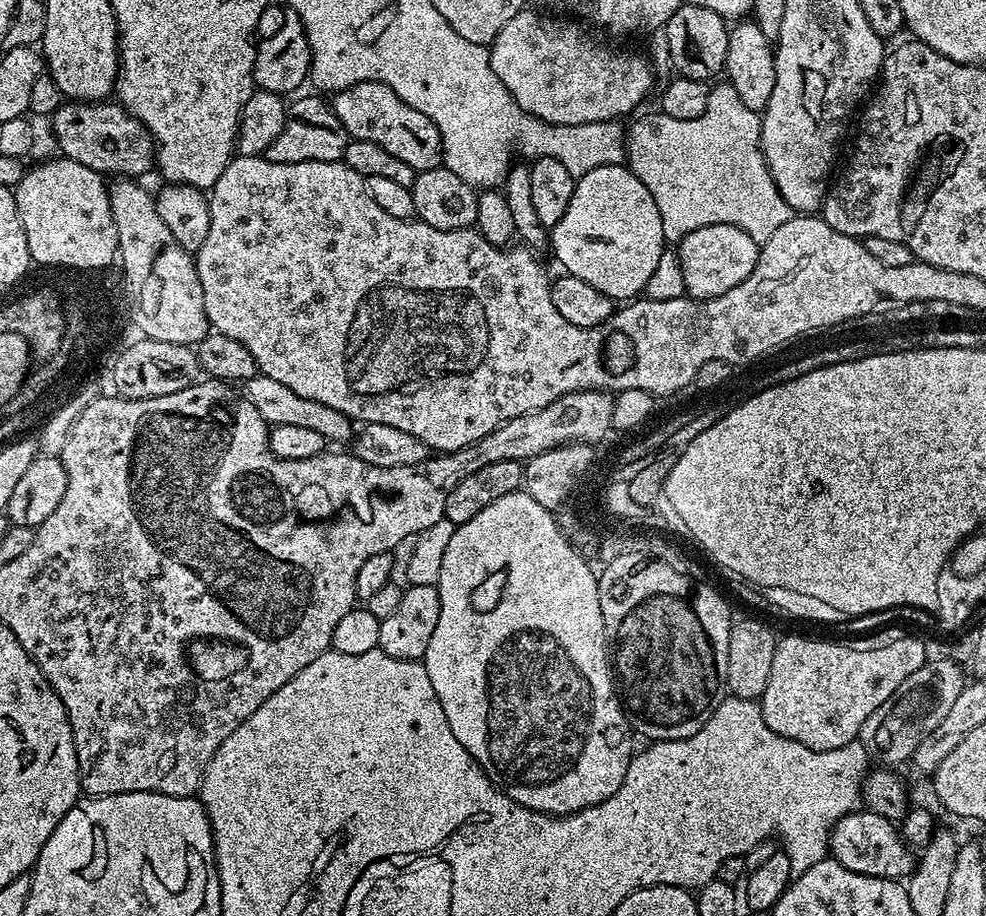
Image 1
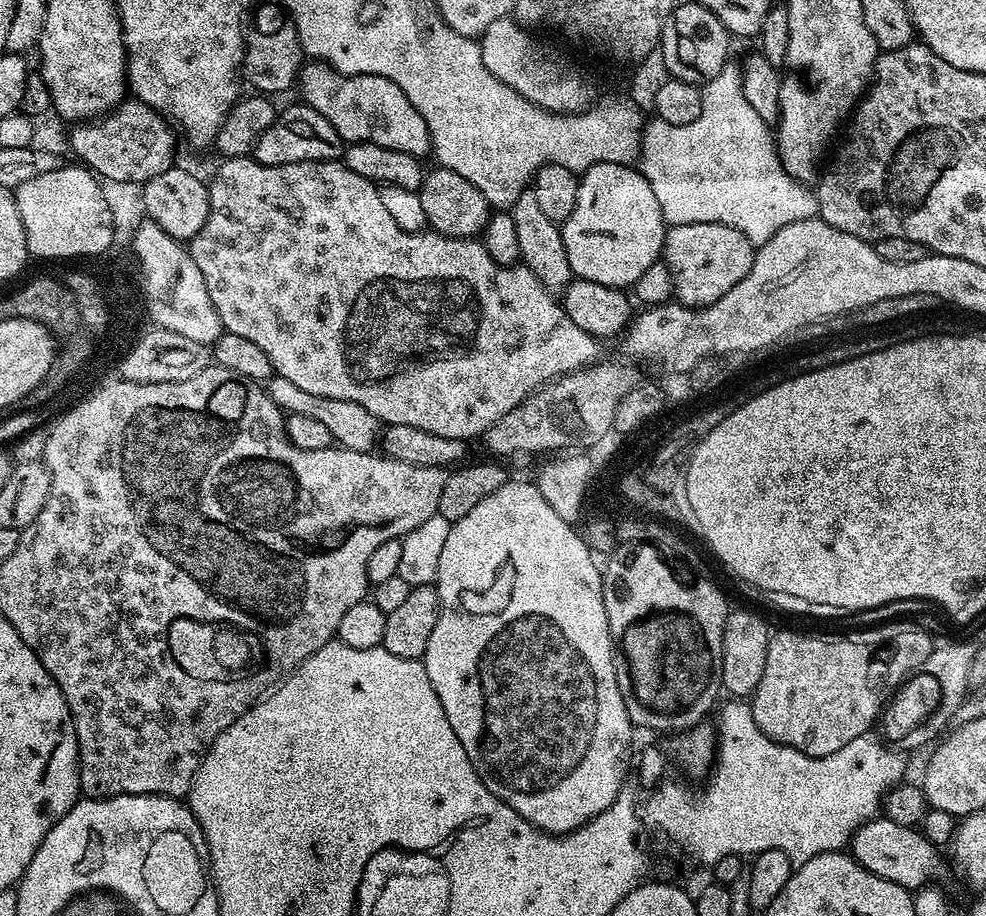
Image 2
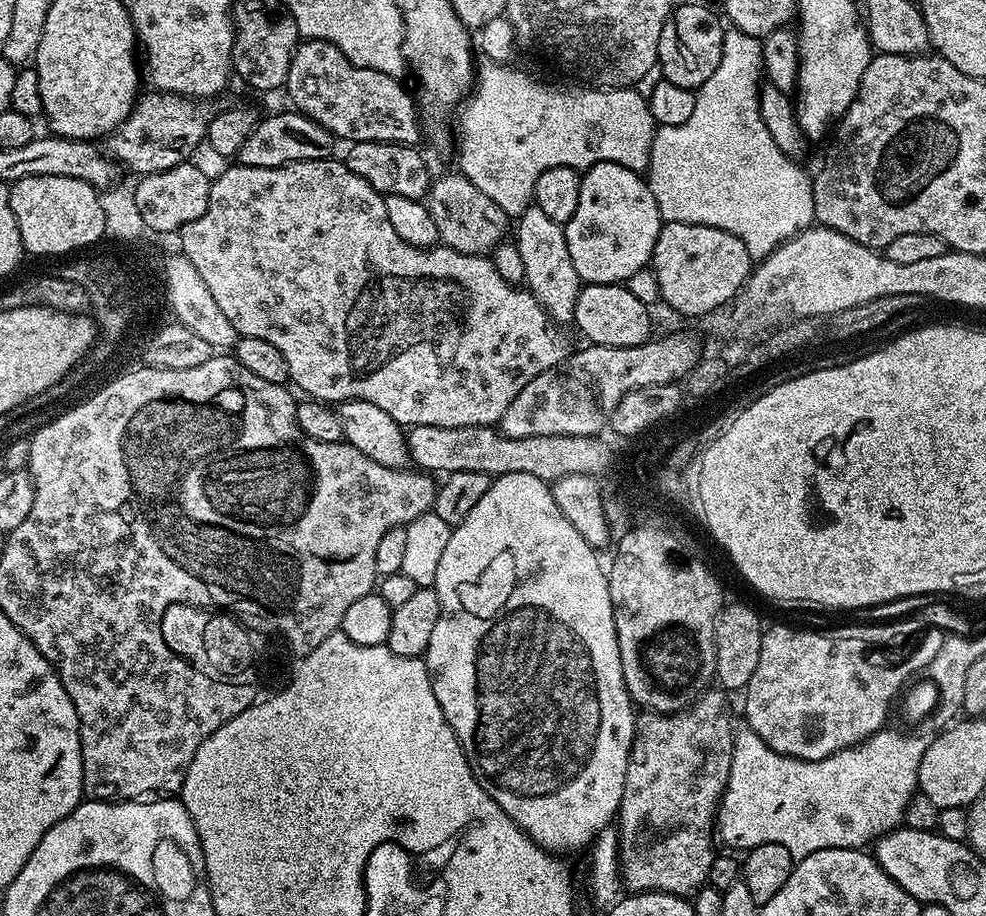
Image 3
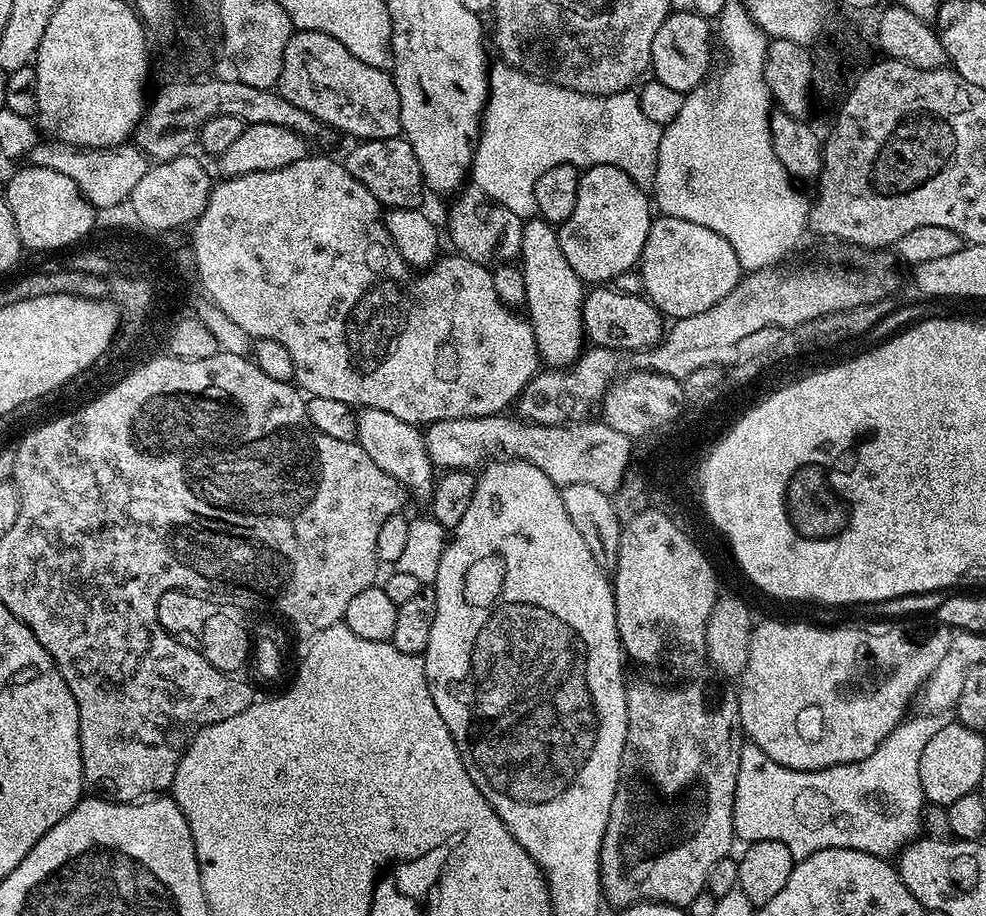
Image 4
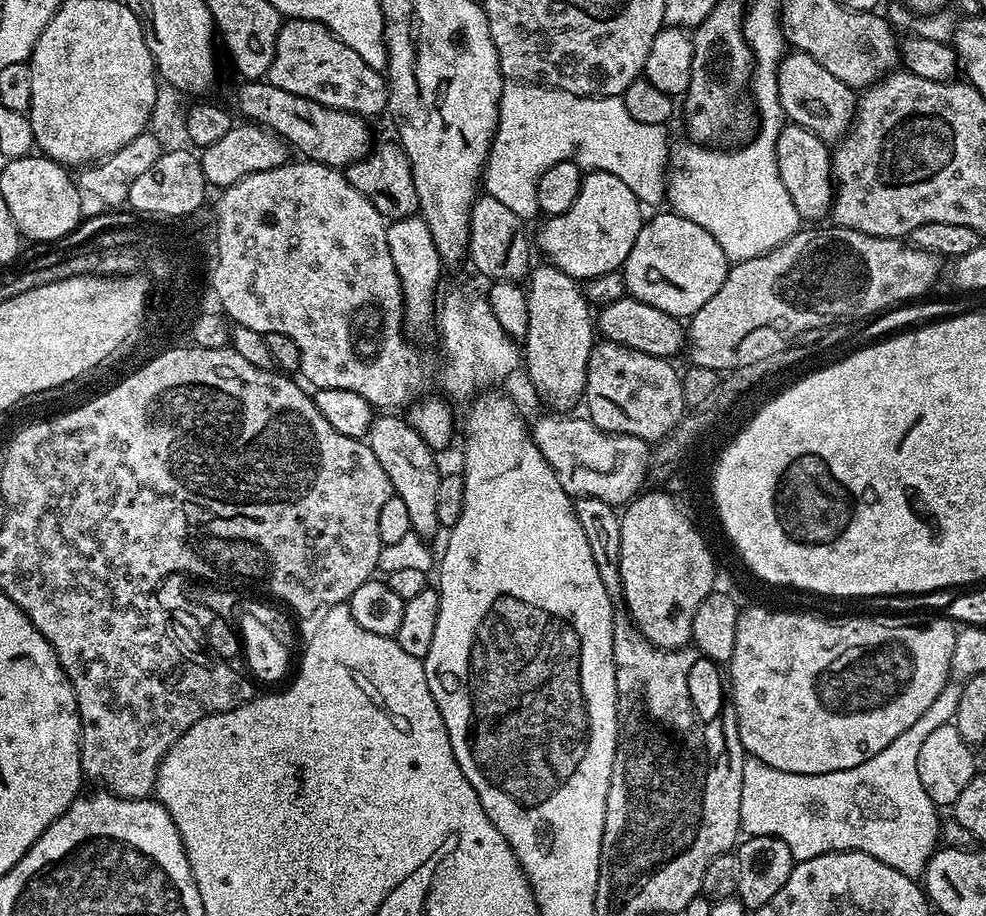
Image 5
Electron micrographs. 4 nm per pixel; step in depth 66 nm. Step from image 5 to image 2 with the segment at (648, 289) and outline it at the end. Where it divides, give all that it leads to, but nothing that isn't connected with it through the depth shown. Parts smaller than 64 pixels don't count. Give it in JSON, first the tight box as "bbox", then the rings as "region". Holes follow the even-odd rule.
{"bbox":[662,224,754,308],"region":[[[673,224],[664,233],[662,262],[670,270],[675,299],[688,308],[705,308],[726,294],[752,268],[754,245],[725,224]]]}

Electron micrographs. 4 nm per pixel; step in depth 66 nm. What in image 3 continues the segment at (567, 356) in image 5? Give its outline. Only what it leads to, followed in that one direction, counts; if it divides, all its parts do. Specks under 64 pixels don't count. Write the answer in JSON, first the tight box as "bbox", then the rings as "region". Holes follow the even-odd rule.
{"bbox":[514,202,582,325],"region":[[[533,202],[515,221],[514,242],[518,246],[518,254],[522,254],[524,284],[528,291],[548,311],[548,317],[557,325],[571,325],[574,302],[578,302],[582,281],[578,270],[574,270],[570,246],[566,246],[564,225],[554,222],[554,218],[548,217]]]}

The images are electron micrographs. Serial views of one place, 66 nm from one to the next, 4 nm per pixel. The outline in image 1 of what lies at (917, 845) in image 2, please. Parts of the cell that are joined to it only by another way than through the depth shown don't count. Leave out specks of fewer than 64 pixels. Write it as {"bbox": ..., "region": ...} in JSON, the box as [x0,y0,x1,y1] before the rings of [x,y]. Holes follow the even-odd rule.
{"bbox":[830,810,914,880],"region":[[[867,810],[848,812],[834,825],[830,856],[842,866],[846,866],[846,870],[883,880],[900,880],[907,877],[914,867],[913,849],[901,840],[899,827],[882,814]]]}

